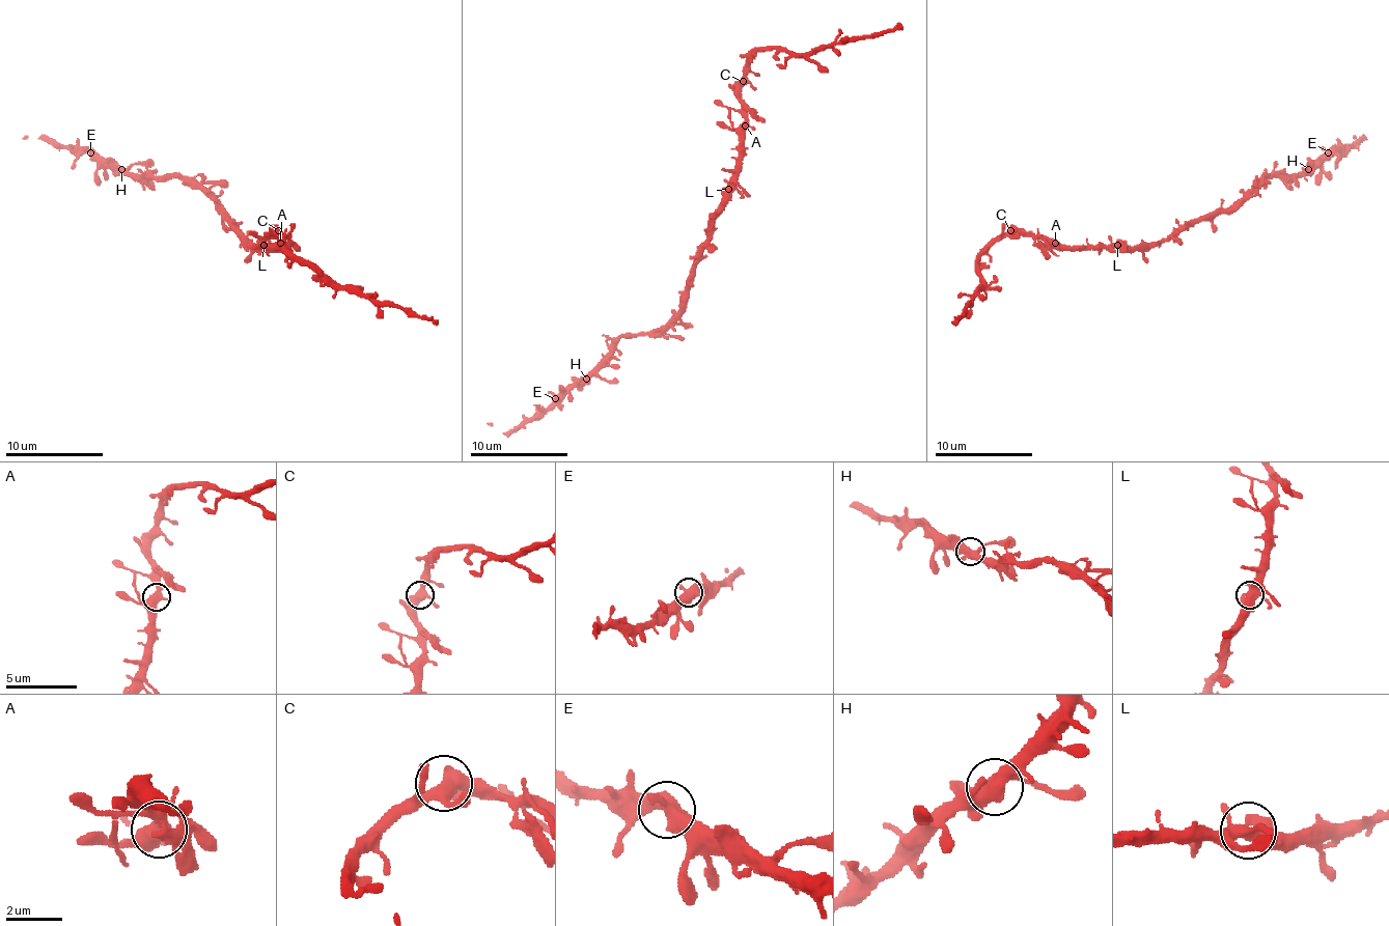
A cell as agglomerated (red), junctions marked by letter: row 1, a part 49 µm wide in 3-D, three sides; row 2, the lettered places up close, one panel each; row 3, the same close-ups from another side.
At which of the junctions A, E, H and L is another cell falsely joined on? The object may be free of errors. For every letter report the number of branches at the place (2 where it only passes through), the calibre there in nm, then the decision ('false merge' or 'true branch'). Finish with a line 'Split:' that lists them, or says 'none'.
A: 3 | 460 nm | true branch
E: 3 | 480 nm | true branch
H: 3 | 480 nm | true branch
L: 4 | 480 nm | true branch
Split: none

